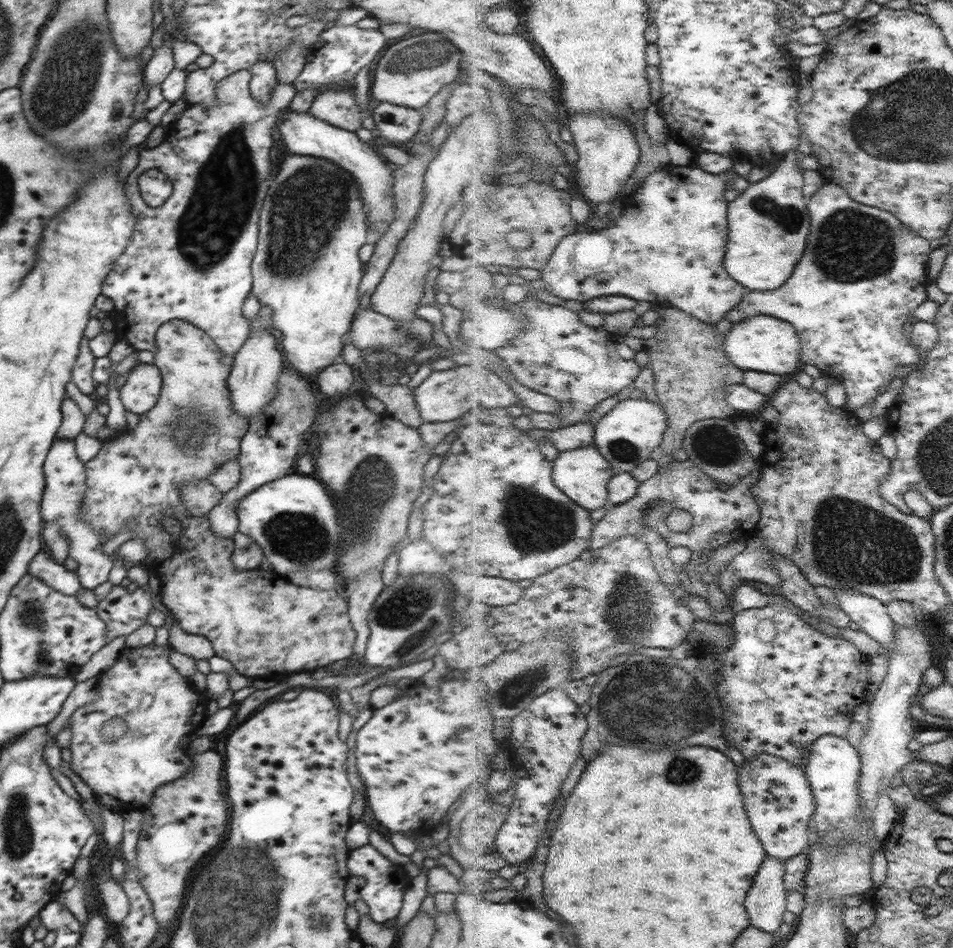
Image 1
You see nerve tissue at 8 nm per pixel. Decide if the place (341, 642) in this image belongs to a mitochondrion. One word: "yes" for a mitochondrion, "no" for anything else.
no

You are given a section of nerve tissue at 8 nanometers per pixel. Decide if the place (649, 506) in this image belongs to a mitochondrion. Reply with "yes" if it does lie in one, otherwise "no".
yes

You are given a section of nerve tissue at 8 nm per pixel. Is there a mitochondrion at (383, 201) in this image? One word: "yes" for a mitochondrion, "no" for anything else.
no

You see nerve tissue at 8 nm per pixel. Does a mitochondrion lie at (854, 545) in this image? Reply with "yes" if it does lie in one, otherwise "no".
yes

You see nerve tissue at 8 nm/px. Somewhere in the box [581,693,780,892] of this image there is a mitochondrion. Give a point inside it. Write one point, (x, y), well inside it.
(687, 772)

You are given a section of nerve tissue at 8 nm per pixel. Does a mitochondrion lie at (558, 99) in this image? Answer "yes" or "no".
no

